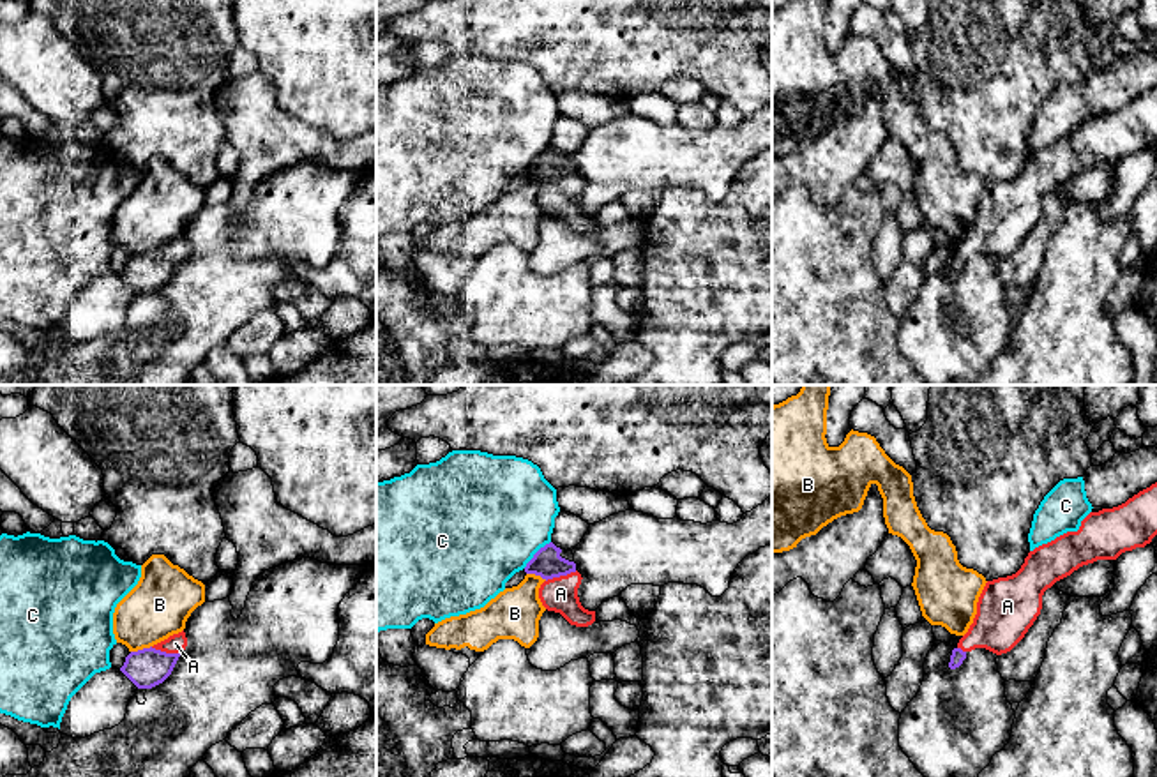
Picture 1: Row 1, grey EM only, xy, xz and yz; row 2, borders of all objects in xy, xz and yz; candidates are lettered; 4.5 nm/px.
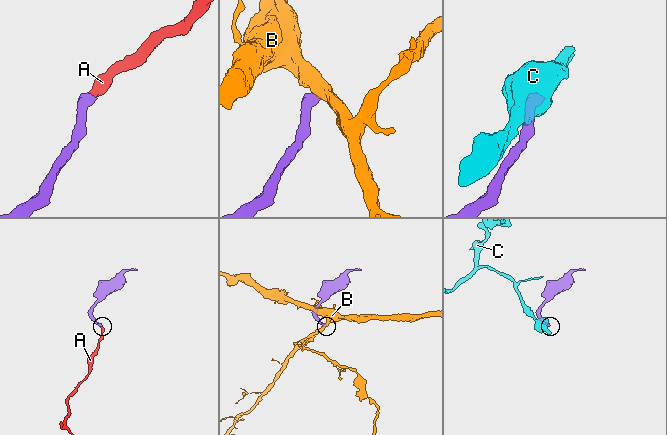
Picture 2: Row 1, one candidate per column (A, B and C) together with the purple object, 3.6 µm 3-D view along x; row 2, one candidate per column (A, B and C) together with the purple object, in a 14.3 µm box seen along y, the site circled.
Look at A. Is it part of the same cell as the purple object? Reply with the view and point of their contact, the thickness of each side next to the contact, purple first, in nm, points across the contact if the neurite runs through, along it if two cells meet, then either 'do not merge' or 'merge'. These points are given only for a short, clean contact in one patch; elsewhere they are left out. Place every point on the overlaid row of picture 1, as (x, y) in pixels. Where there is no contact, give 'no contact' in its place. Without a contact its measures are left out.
contact xz (560, 574); calibres 140 and 160 nm; way xz (548, 564), (560, 574), (560, 594); merge

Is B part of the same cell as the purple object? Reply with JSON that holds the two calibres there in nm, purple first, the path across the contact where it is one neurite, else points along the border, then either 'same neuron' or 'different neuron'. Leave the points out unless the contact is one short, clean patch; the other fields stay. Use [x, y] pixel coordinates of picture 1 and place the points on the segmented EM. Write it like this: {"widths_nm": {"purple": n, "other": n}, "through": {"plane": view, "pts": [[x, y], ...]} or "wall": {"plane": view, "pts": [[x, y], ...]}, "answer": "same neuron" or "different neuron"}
{"widths_nm": {"purple": 180, "other": 280}, "wall": {"plane": "xy", "pts": [[151, 645], [131, 652]]}, "answer": "different neuron"}

